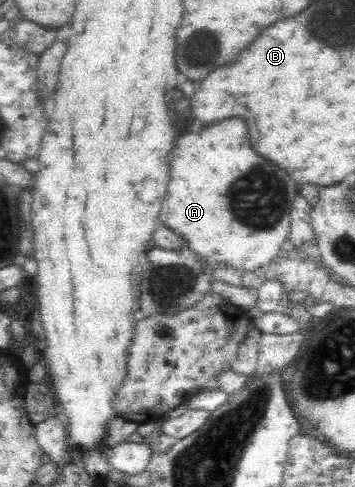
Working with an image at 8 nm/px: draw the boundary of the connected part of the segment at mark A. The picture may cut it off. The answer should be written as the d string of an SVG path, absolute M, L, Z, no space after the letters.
M223 120L223 122L219 122L219 124L213 124L213 126L209 126L207 130L203 130L201 134L191 134L191 130L189 129L189 134L185 134L185 136L181 136L177 142L175 142L175 146L173 146L173 150L171 150L171 166L168 172L168 182L167 182L167 192L165 200L163 200L161 214L159 214L159 220L161 220L161 224L163 224L163 227L168 228L171 230L171 232L174 232L175 234L178 234L182 241L184 242L184 247L189 249L195 256L197 256L203 263L208 265L208 267L215 271L219 266L223 265L223 268L235 268L235 270L240 270L243 272L253 272L253 270L257 270L257 268L261 268L263 264L267 264L267 262L270 262L282 251L282 246L285 244L285 241L288 240L288 236L290 233L290 226L291 226L291 217L290 217L290 210L292 202L297 198L299 195L299 186L295 186L295 182L281 170L281 168L275 168L273 164L269 164L267 160L263 160L263 158L259 158L251 148L249 148L249 140L247 140L247 128L245 128L245 124L241 122L241 120Z

